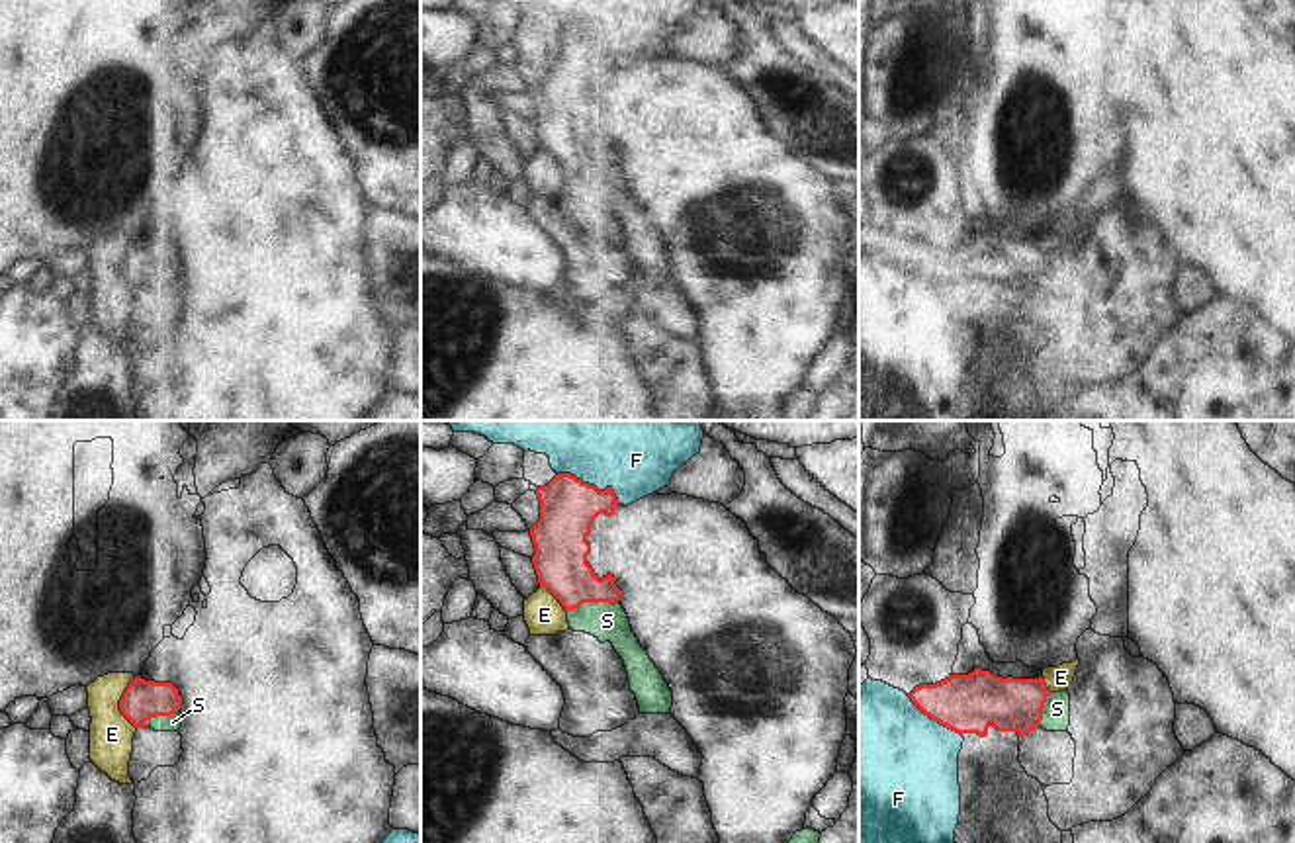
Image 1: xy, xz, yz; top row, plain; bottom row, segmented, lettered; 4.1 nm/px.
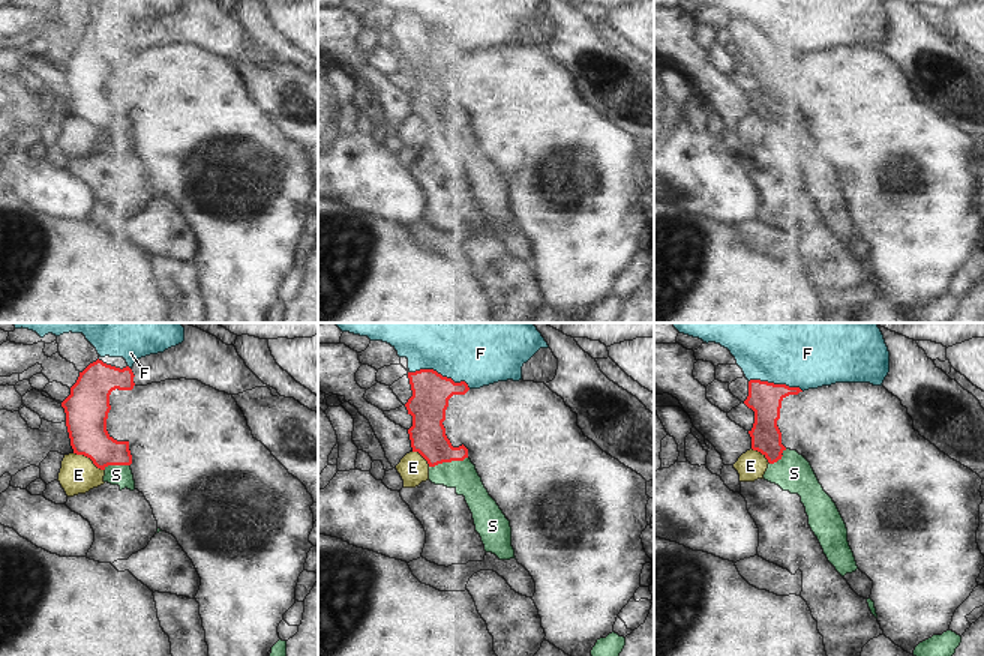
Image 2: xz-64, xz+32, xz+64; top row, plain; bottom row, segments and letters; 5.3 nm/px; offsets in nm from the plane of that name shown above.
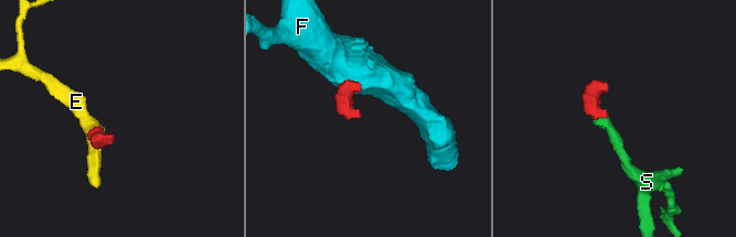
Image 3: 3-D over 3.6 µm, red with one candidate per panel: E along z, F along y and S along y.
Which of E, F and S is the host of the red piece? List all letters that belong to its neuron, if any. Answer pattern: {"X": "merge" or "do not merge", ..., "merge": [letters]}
{"E": "do not merge", "F": "do not merge", "S": "merge", "merge": ["S"]}

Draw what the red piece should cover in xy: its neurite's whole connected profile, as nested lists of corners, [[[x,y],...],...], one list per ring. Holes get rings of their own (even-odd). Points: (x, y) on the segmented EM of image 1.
[[[135,677],[125,688],[119,710],[135,728],[180,732],[182,696],[172,683],[155,683]]]

